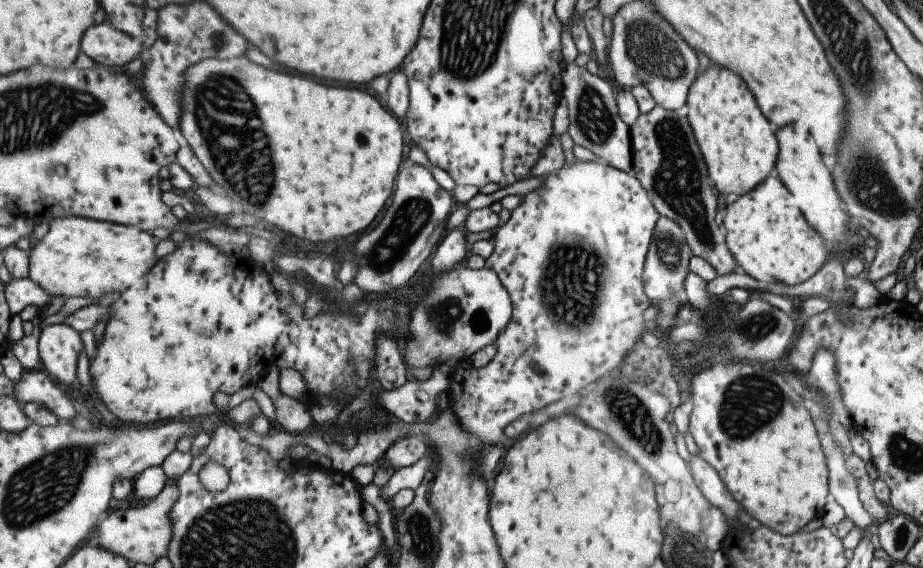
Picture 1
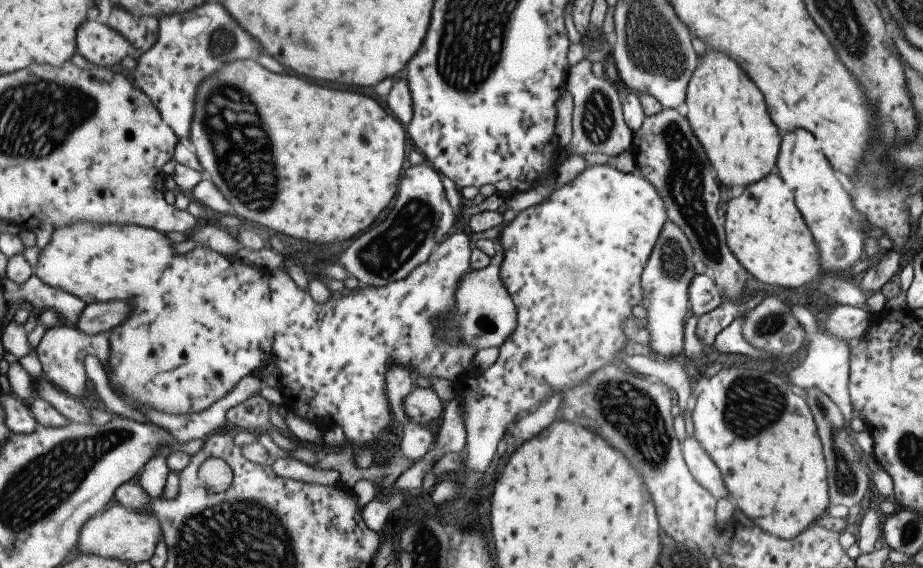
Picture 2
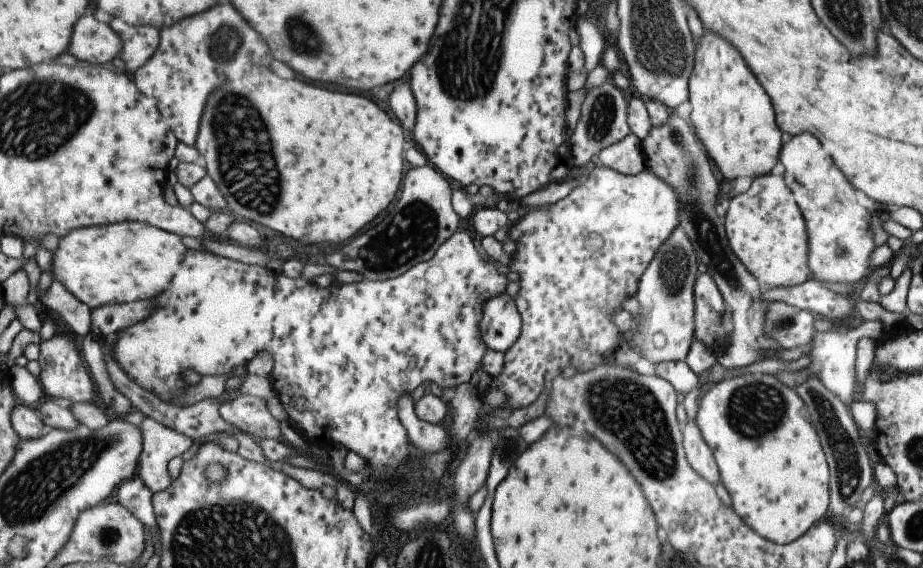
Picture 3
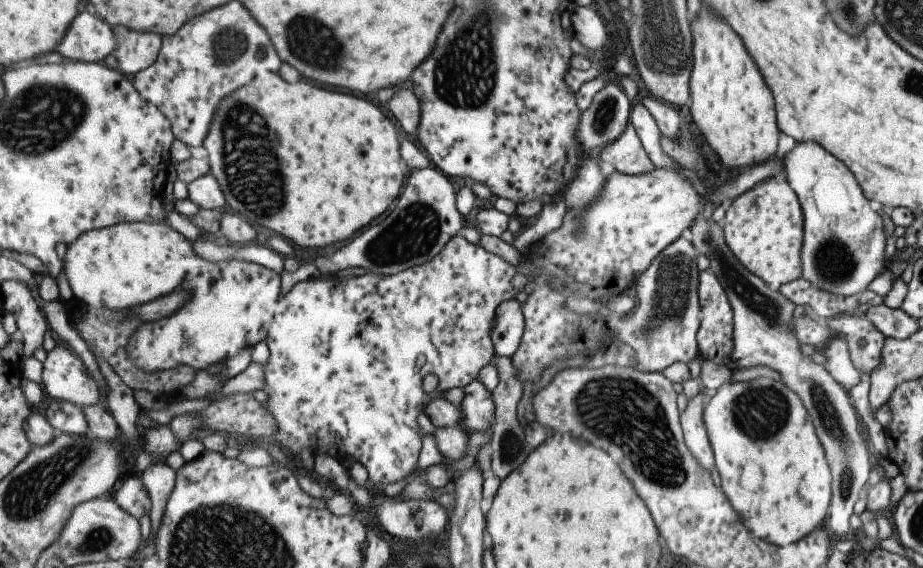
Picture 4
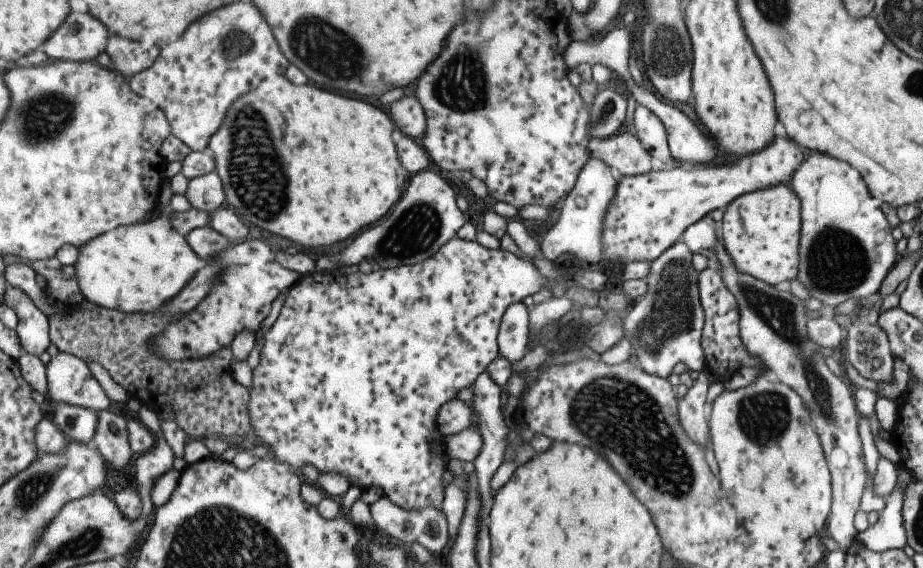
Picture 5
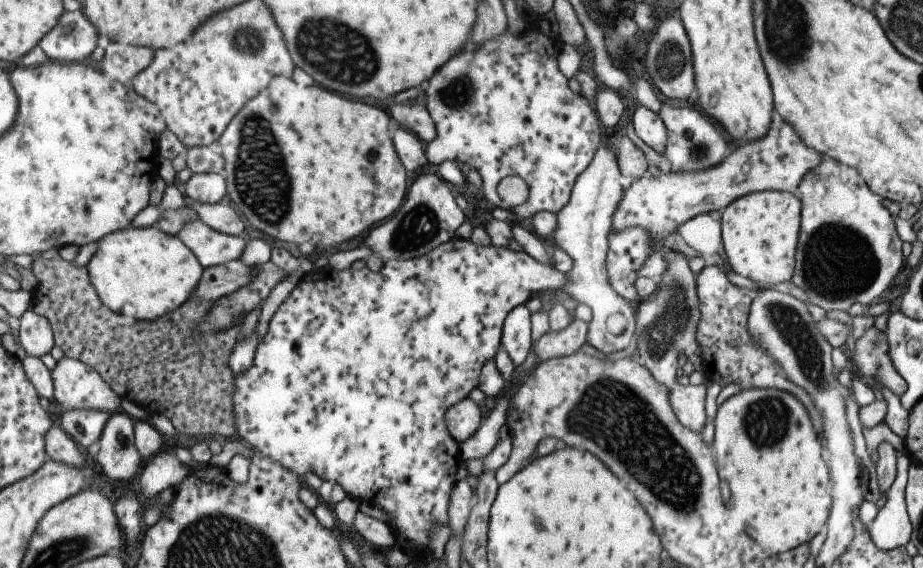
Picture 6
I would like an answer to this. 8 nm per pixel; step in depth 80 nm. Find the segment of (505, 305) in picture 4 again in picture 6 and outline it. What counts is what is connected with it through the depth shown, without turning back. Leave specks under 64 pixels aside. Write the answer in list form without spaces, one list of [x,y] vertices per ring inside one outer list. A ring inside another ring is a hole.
[[[524,304],[514,306],[501,327],[501,348],[507,352],[514,368],[527,356],[530,339],[530,313]]]

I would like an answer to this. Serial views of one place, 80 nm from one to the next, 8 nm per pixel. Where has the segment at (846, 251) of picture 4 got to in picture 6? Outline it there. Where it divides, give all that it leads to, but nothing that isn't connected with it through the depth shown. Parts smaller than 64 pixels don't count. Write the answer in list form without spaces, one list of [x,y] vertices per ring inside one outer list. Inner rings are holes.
[[[827,156],[803,175],[797,192],[801,194],[800,227],[794,254],[794,271],[790,280],[805,292],[808,302],[825,311],[847,312],[855,302],[869,304],[873,298],[883,295],[905,263],[900,250],[902,240],[897,236],[889,212],[881,206],[881,198],[869,192],[853,168],[829,160]]]

